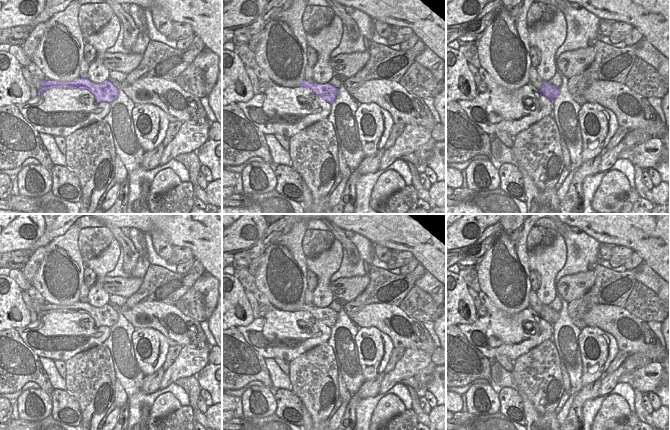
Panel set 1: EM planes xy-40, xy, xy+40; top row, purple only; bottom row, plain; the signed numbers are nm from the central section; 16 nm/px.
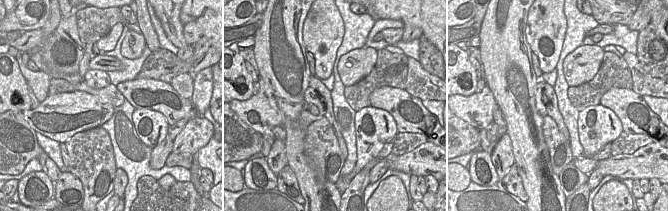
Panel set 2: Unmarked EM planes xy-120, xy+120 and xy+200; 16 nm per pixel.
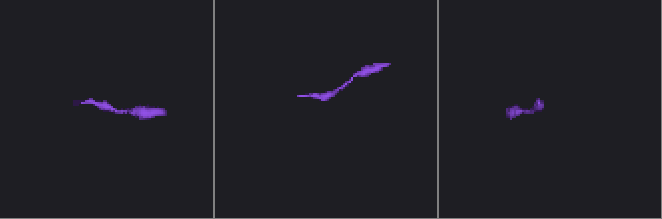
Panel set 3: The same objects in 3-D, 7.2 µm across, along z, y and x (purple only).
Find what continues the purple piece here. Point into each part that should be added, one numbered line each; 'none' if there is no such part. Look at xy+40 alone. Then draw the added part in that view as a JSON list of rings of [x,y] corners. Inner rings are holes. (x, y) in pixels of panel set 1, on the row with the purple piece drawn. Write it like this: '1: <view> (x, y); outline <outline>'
none

